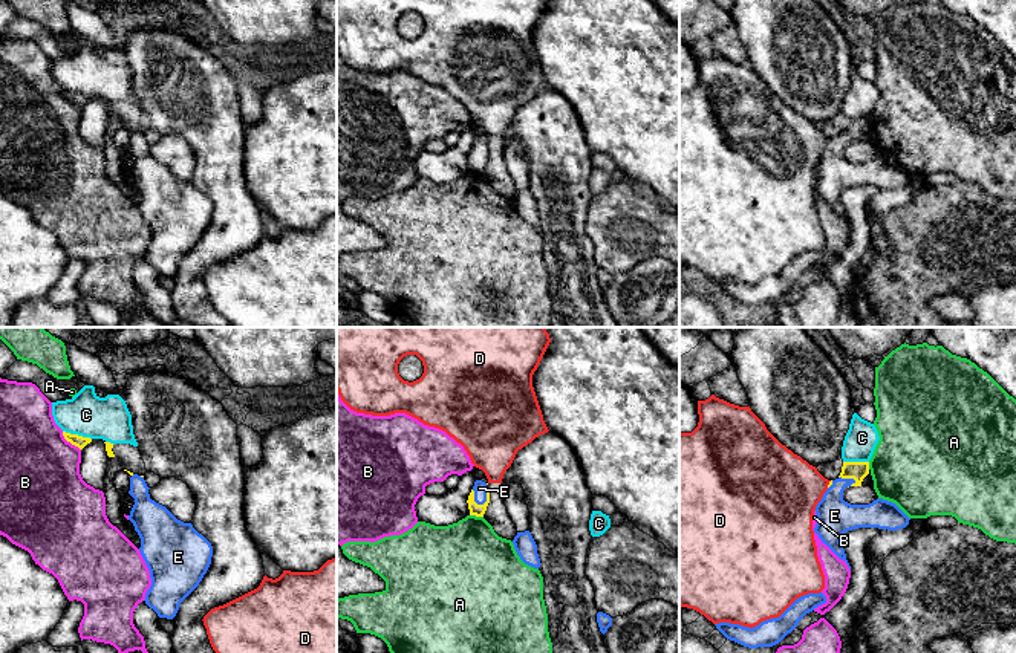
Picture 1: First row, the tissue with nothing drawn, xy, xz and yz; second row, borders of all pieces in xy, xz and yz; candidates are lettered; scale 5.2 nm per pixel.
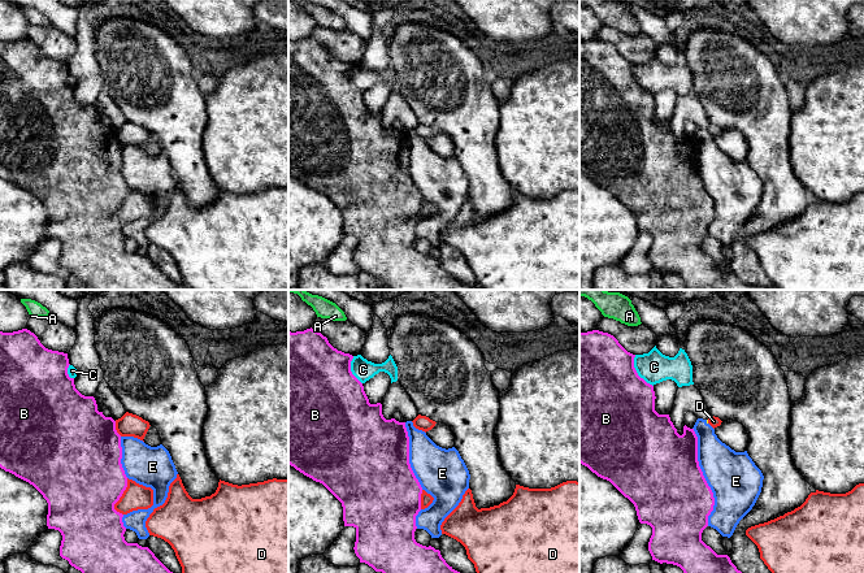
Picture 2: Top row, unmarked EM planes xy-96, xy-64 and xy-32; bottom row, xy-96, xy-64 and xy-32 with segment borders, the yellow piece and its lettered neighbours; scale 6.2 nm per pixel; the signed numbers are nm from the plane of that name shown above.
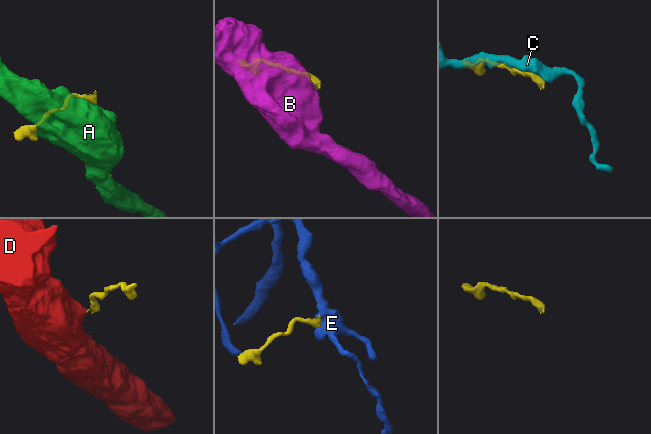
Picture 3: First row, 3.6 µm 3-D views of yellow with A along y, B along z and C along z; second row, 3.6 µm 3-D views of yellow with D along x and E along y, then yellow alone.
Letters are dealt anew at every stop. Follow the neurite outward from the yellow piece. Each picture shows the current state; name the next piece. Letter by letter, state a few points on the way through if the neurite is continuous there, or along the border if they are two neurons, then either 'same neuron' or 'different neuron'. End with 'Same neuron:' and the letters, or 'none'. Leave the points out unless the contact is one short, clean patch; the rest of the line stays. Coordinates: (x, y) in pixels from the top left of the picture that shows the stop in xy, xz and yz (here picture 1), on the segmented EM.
A: different neuron
B: border xy (61, 432), (80, 450); different neuron
C: different neuron
D: border yz (831, 480), (827, 487); different neuron
E: way xz (476, 510), (475, 502), (479, 488); same neuron
Same neuron: E

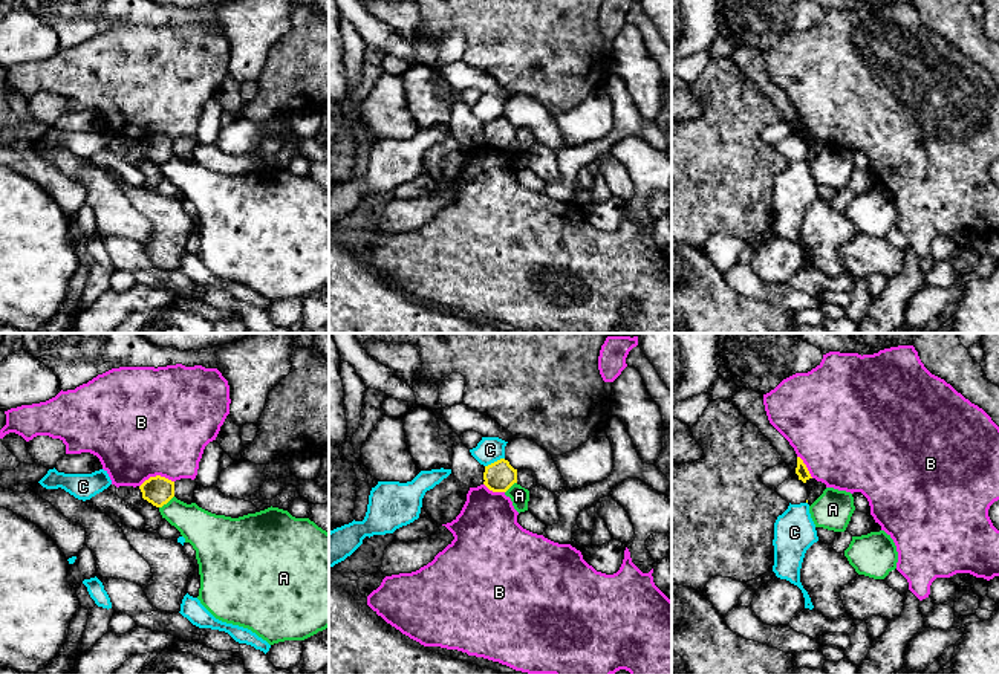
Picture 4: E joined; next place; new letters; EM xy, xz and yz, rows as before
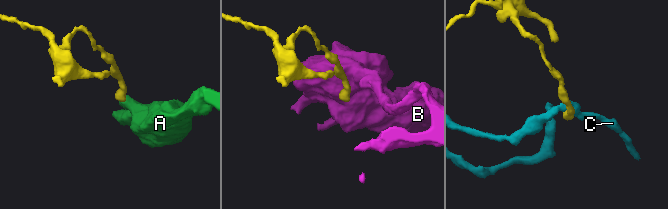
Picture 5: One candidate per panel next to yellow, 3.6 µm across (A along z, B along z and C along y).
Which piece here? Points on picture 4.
A: border xy (173, 495), (159, 508); different neuron
B: different neuron
C: border xz (504, 457), (485, 466); different neuron
Same neuron: none

